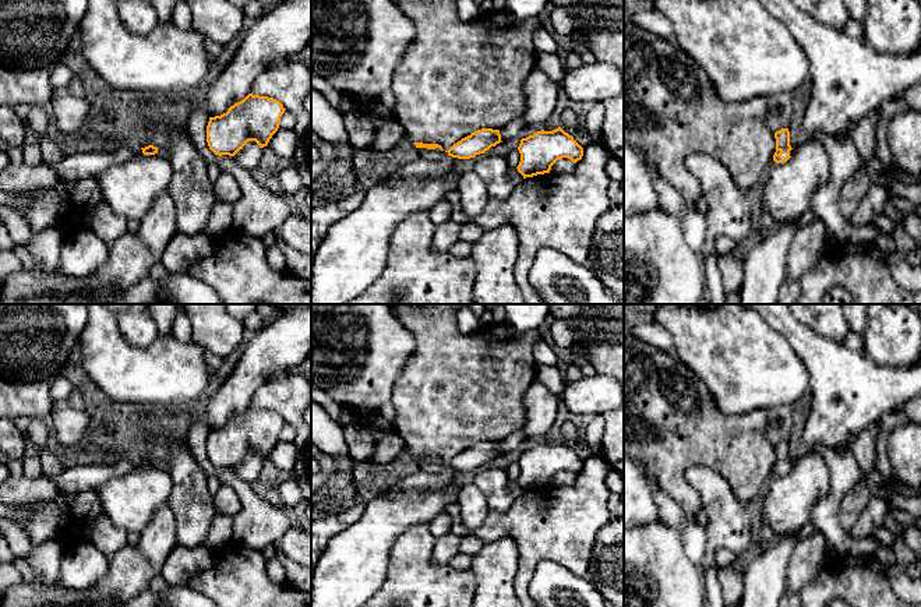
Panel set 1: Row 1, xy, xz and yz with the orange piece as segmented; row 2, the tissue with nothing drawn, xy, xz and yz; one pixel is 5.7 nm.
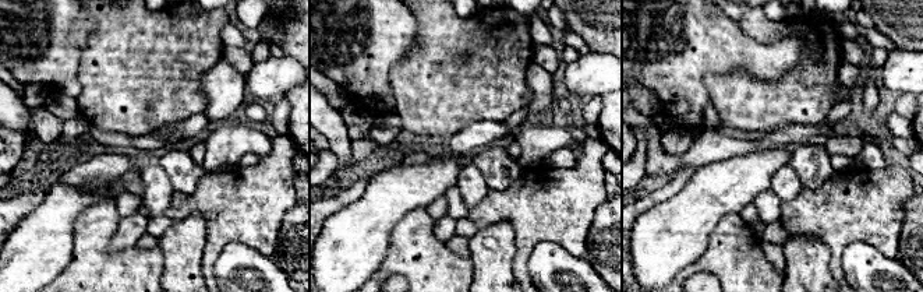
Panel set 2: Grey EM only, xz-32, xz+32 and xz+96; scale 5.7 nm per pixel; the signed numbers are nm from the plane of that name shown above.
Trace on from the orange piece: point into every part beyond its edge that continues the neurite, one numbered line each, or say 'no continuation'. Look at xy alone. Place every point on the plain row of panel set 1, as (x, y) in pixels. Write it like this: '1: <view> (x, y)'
1: xy (85, 477)

